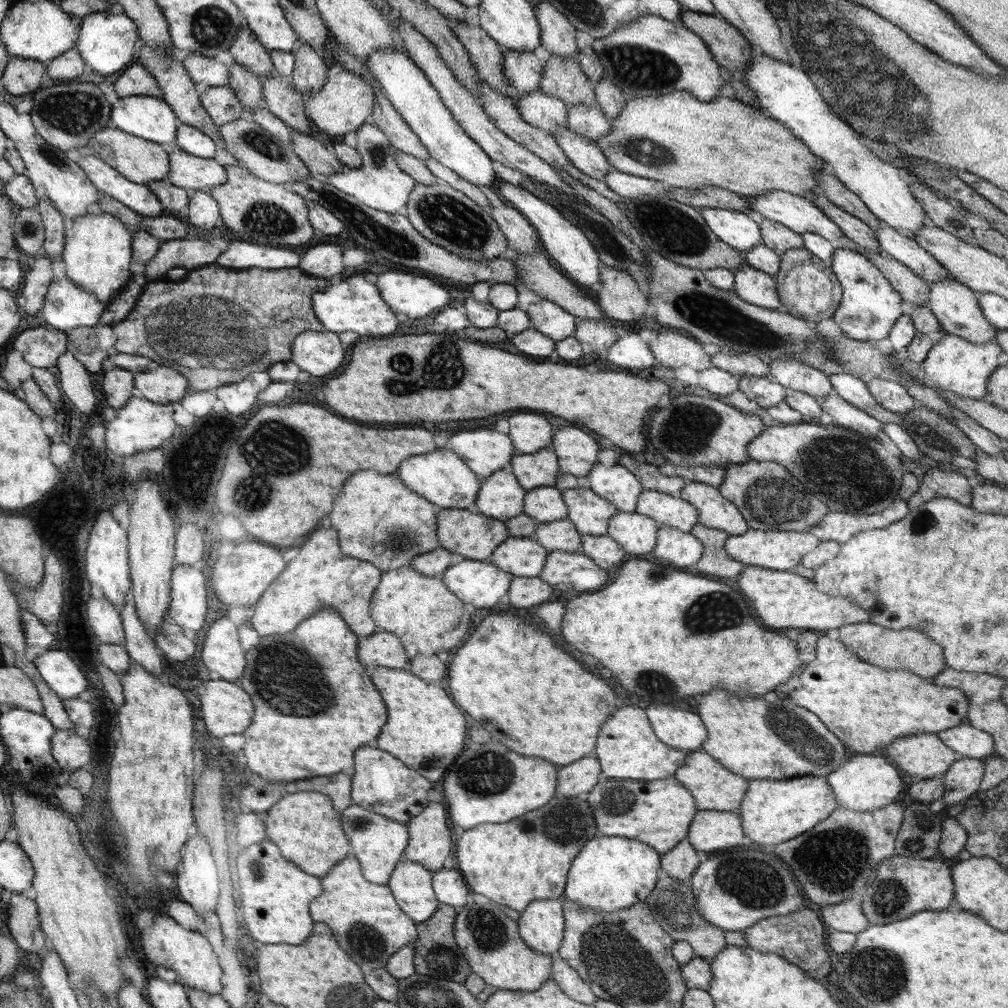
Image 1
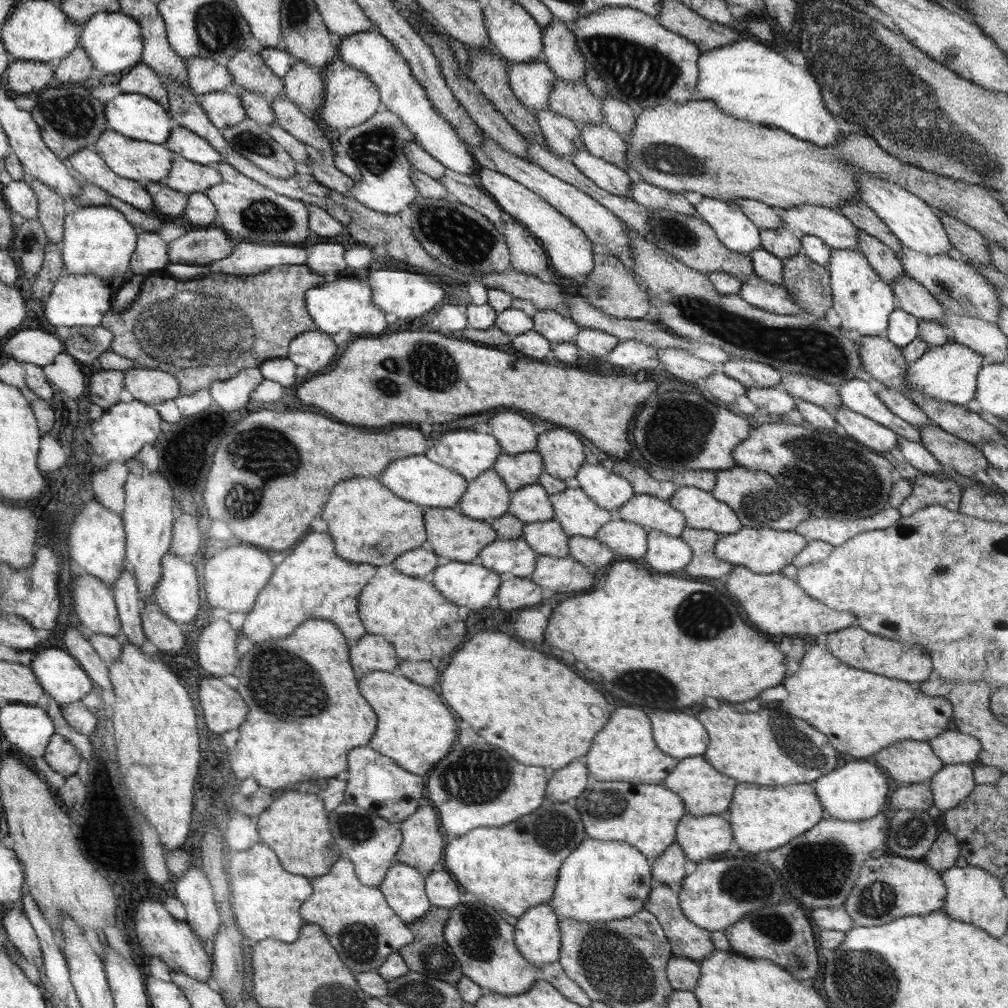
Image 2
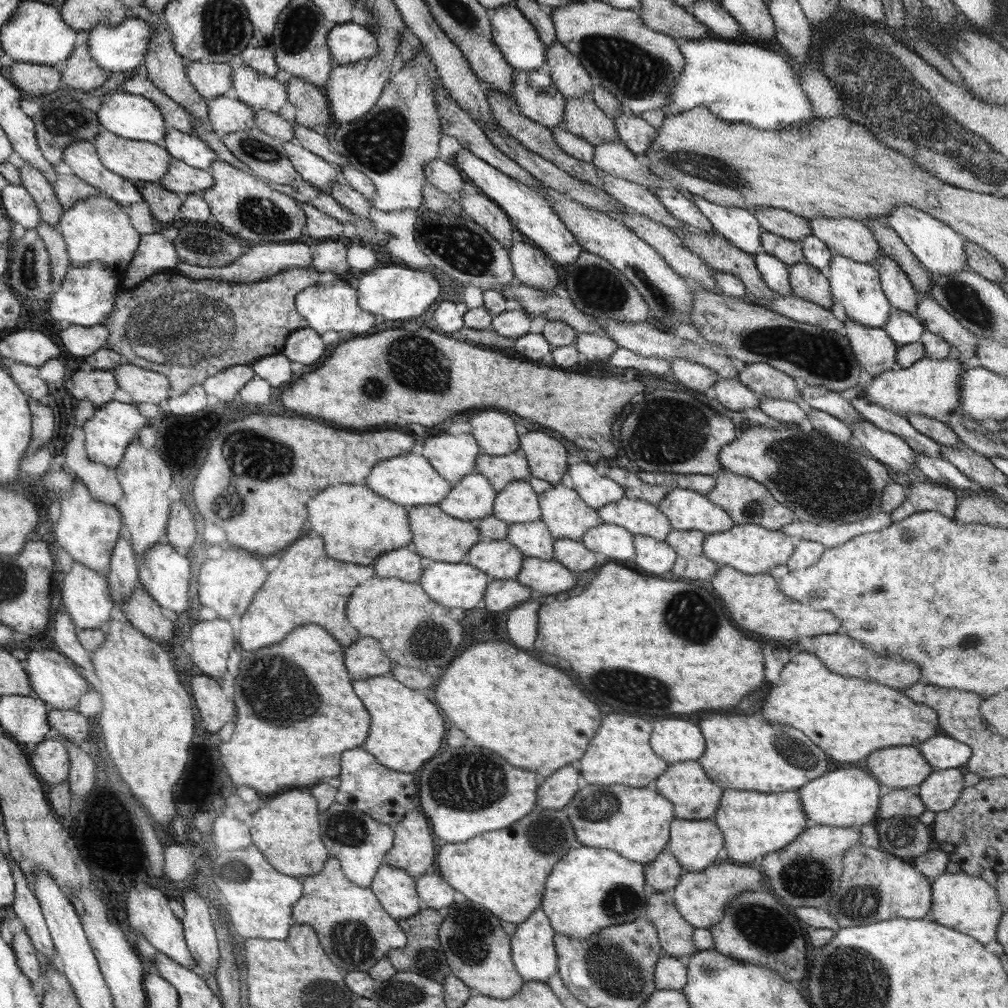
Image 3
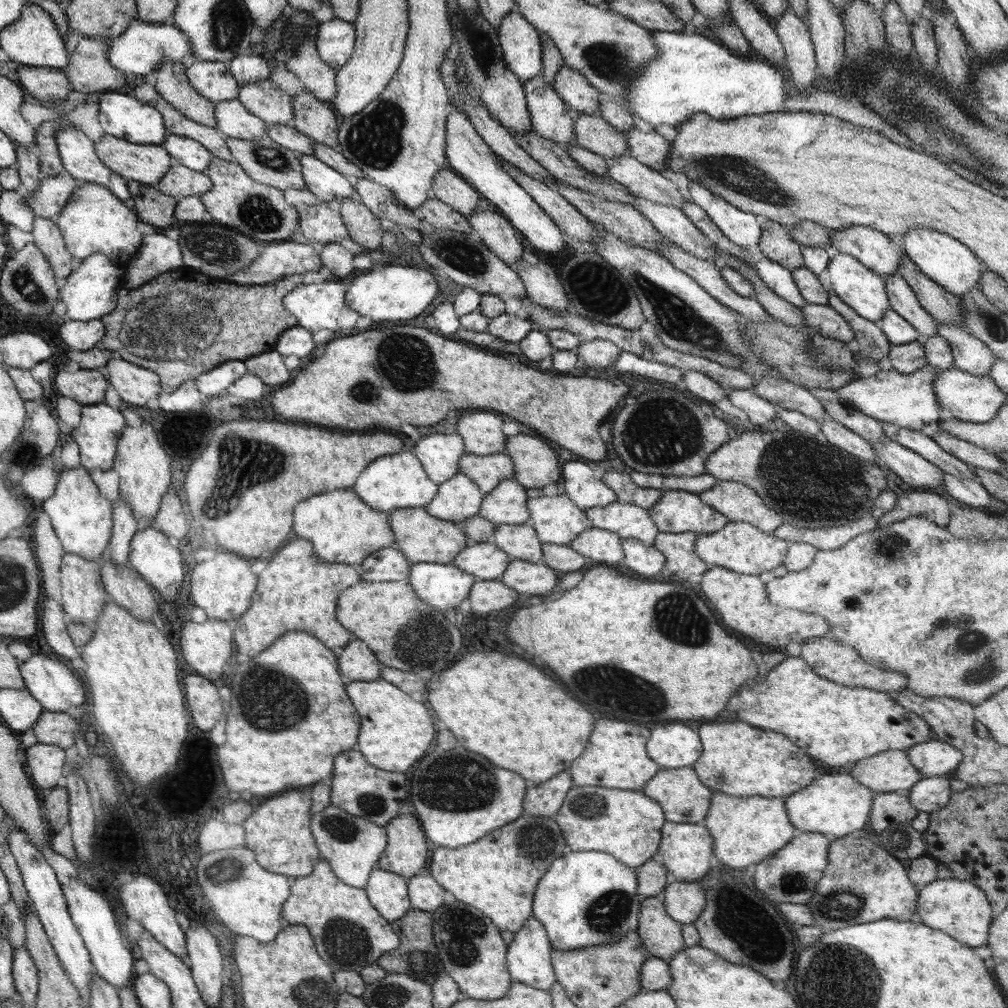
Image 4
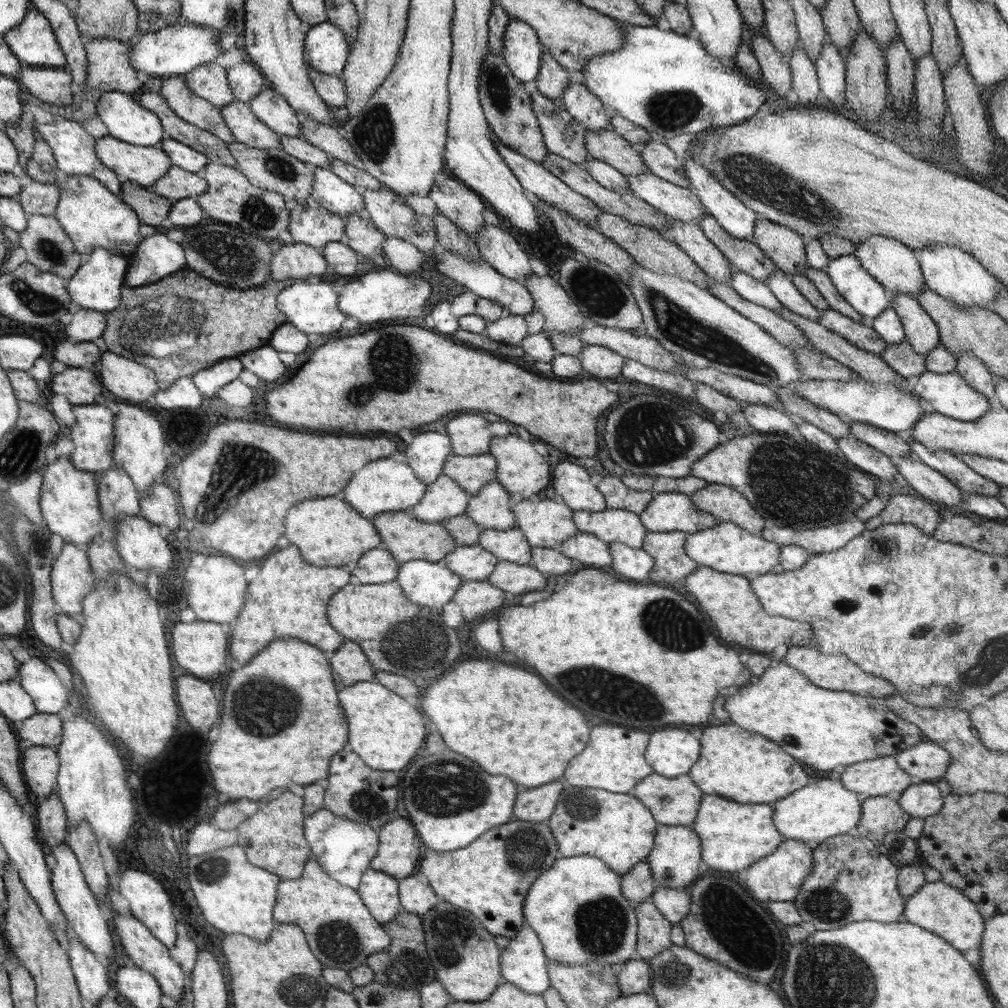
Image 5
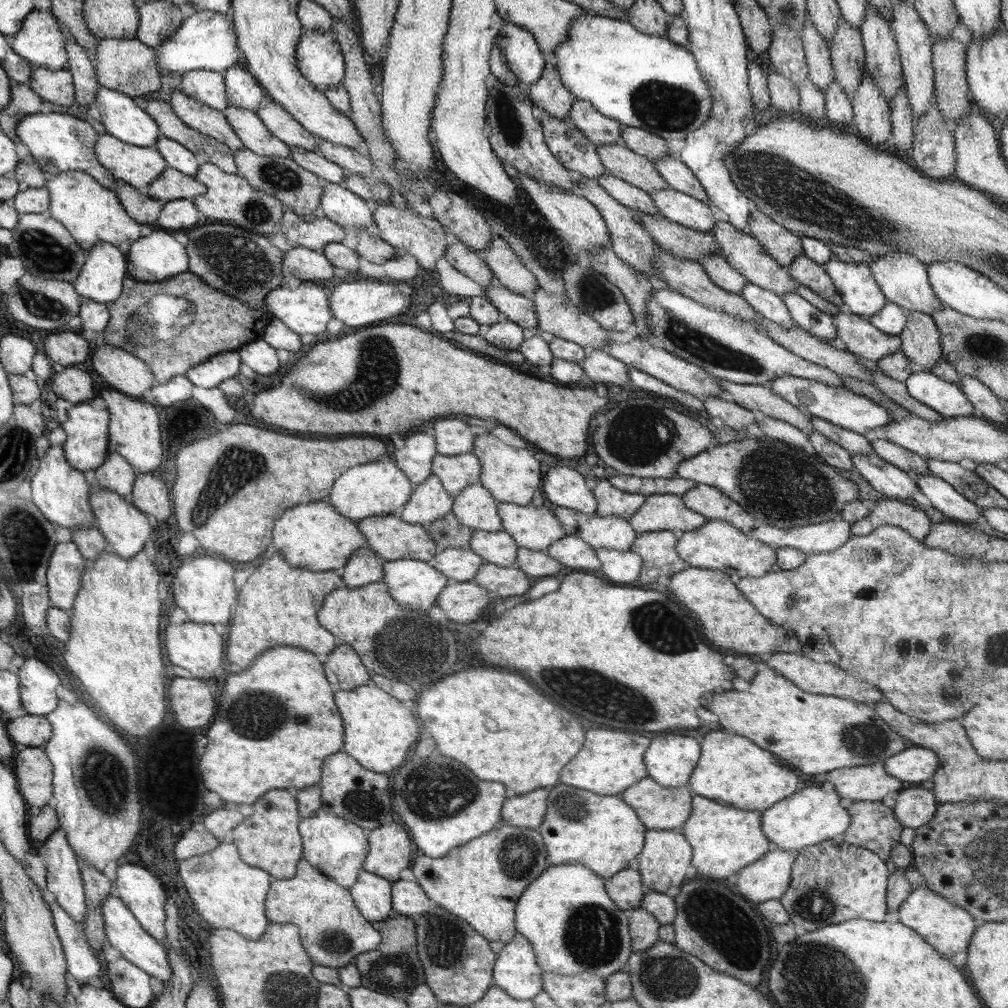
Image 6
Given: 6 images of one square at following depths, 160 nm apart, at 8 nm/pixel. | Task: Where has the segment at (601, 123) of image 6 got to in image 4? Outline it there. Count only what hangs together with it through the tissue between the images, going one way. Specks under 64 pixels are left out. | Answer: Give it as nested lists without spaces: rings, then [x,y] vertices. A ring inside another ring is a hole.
[[[563,65],[554,77],[552,86],[579,114],[600,115],[600,91],[590,86],[585,76],[577,70]]]

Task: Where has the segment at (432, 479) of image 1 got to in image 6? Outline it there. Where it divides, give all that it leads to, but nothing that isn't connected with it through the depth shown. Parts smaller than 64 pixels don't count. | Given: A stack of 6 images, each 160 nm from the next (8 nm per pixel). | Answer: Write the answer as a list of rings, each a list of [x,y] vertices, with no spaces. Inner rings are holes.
[[[380,460],[380,462],[370,462],[364,466],[350,468],[346,474],[342,474],[342,478],[334,482],[334,490],[328,501],[336,506],[340,514],[356,522],[368,517],[400,516],[414,488],[414,484],[410,482],[408,475],[401,470],[401,467],[391,460]]]

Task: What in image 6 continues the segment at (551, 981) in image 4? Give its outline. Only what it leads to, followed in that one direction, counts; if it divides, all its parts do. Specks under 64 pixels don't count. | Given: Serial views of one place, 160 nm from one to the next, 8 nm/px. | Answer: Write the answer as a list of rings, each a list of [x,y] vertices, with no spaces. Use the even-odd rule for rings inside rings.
[[[517,933],[517,937],[502,948],[493,969],[493,984],[501,987],[516,999],[532,1000],[543,991],[544,971],[536,959],[534,946],[526,936]]]

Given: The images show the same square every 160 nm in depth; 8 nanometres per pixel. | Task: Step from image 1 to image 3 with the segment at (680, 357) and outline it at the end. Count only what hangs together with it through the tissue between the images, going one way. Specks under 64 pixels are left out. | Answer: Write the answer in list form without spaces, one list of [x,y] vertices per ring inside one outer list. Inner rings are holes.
[[[674,358],[670,360],[674,378],[686,388],[705,394],[706,391],[720,380],[719,374],[696,362]]]

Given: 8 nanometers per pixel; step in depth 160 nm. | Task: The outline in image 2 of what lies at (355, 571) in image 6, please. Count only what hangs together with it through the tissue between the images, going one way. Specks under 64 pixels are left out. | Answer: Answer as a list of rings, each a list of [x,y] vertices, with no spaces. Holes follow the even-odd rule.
[[[420,547],[402,553],[393,565],[400,574],[411,576],[412,578],[429,579],[433,570],[440,565],[444,560],[434,554],[429,547]]]

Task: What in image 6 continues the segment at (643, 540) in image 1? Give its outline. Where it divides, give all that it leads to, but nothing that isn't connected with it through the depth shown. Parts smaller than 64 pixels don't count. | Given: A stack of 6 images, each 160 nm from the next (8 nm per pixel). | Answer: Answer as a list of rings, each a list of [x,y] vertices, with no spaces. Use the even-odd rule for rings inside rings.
[[[569,534],[558,541],[554,541],[546,550],[548,556],[560,564],[581,570],[582,572],[596,571],[602,566],[601,559],[596,555],[596,549],[584,539],[572,537]]]

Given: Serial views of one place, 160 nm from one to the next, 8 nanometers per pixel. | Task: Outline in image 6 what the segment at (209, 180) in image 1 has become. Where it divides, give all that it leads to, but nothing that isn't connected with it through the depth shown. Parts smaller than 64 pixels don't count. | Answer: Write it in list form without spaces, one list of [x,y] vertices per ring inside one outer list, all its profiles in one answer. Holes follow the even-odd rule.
[[[166,168],[147,192],[160,201],[193,199],[207,193],[207,186],[194,176],[184,174],[174,168]]]

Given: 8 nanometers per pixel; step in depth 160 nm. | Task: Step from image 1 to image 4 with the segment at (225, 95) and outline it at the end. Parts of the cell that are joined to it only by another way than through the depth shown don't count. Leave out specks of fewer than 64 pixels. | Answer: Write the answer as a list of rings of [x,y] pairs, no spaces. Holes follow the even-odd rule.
[[[238,99],[215,103],[216,130],[224,137],[256,140],[268,134],[267,125]]]

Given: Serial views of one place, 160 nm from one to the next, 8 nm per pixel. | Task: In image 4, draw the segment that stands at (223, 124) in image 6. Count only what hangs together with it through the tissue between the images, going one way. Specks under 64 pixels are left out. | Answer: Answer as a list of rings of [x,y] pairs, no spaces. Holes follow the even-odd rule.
[[[166,62],[155,70],[155,73],[150,76],[155,89],[162,95],[162,98],[178,112],[186,115],[186,118],[194,120],[198,124],[202,124],[216,129],[215,103],[201,94],[198,94],[192,86],[185,73],[186,67],[180,62]]]

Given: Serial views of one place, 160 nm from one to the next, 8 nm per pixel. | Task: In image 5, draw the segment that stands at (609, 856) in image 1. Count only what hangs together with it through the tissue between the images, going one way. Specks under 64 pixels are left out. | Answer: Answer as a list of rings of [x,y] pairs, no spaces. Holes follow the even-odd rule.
[[[583,854],[572,858],[560,857],[554,865],[533,882],[524,902],[525,922],[537,931],[549,960],[564,962],[570,966],[600,962],[625,963],[638,960],[637,918],[635,906],[621,891],[621,875],[612,871],[600,858]]]

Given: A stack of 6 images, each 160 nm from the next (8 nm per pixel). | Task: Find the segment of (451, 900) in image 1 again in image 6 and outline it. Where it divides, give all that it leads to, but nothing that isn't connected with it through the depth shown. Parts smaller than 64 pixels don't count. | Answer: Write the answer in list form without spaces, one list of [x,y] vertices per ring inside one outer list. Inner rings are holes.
[[[402,879],[393,882],[392,903],[398,914],[411,918],[424,914],[434,905],[420,883]]]

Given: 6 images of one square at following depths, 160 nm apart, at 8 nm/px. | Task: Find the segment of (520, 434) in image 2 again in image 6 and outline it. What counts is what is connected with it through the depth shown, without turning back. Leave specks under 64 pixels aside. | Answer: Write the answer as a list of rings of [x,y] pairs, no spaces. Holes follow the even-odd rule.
[[[436,420],[430,431],[437,441],[437,453],[458,456],[472,452],[476,444],[476,434],[468,430],[462,420]]]

